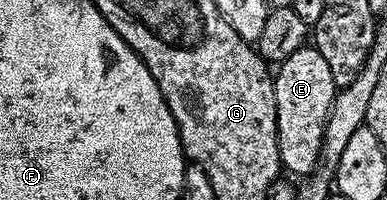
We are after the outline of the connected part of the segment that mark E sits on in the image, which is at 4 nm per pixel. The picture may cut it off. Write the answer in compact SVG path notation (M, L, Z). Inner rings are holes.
M313 44L292 52L288 60L277 63L274 79L276 100L276 132L283 171L309 176L318 166L324 140L324 124L334 103L336 87L332 72Z

